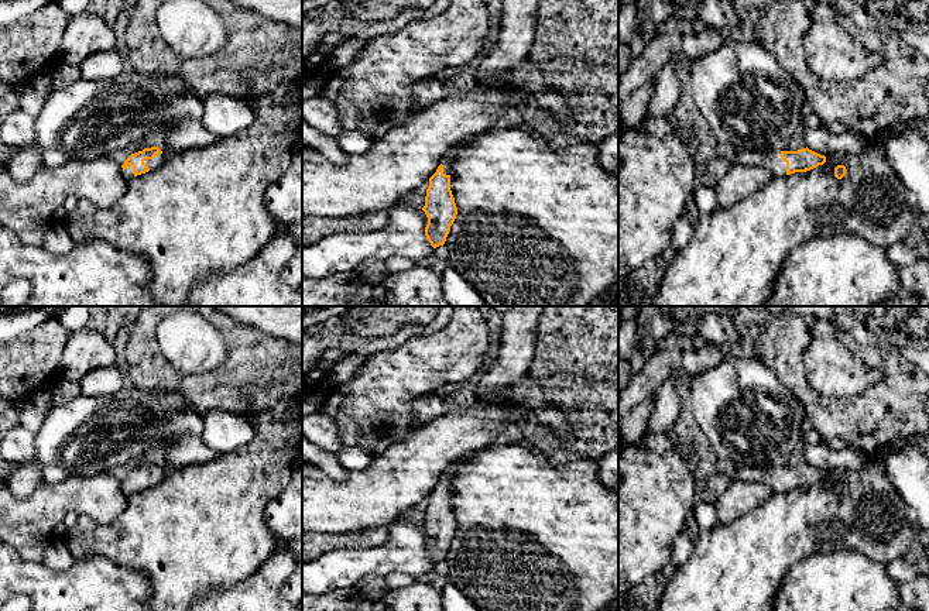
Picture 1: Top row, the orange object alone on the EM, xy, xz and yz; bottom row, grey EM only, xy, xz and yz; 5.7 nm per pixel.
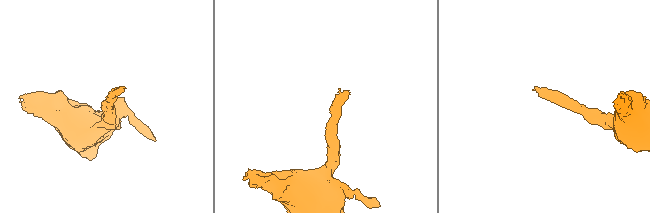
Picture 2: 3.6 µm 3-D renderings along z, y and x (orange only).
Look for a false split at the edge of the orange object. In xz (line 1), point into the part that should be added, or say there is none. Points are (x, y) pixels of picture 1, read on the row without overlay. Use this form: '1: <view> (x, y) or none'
1: xz (445, 477)

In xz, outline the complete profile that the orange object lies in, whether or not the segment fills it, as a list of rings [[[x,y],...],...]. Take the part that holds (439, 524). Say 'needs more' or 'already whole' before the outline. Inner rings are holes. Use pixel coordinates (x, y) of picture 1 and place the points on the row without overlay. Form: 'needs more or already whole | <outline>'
needs more | [[[462,459],[445,470],[436,488],[429,494],[422,526],[428,533],[425,552],[433,564],[445,560],[457,531],[455,514],[450,507],[449,477],[456,471],[460,461]]]

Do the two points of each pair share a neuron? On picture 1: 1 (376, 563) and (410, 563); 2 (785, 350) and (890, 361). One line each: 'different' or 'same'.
1: same
2: same

